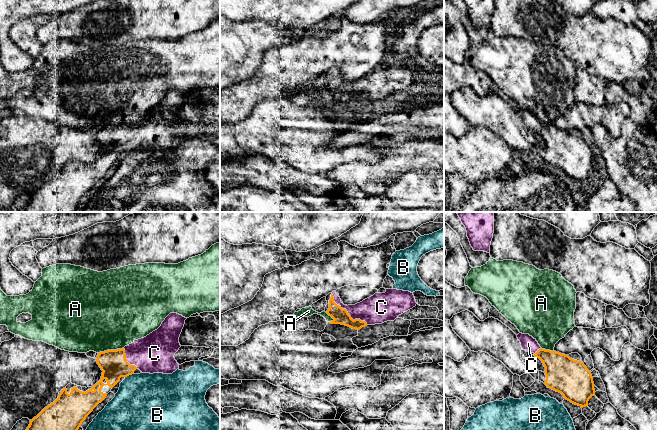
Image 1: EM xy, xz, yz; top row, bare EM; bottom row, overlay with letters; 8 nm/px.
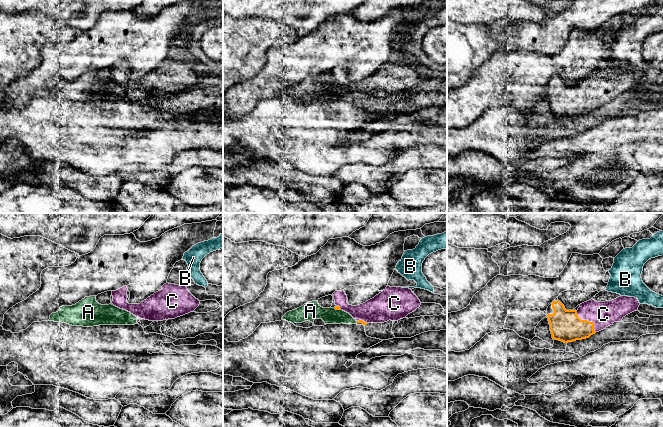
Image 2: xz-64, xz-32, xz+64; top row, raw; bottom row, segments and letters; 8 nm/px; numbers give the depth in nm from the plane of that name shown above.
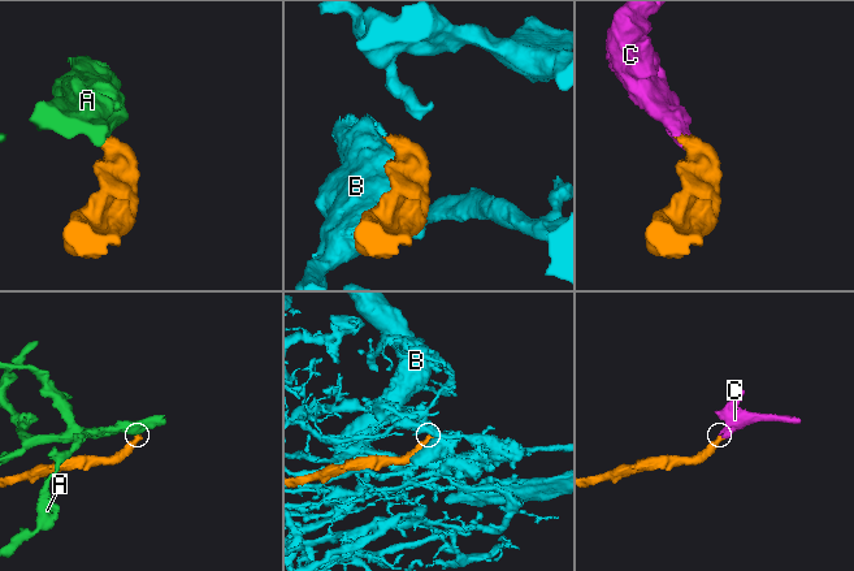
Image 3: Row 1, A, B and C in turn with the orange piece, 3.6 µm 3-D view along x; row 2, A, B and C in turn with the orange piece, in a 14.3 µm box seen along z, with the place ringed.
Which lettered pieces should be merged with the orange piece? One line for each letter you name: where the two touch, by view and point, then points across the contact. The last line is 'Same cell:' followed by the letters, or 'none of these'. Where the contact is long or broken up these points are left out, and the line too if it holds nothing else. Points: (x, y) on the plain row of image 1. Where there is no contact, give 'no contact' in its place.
C: meets orange in xz at (347, 88); runs through xz (340, 91), (347, 88), (369, 88), (377, 85)
Same cell: C

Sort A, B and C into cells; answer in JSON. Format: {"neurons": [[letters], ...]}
{"neurons": [["A"], ["B"], ["C"]]}

